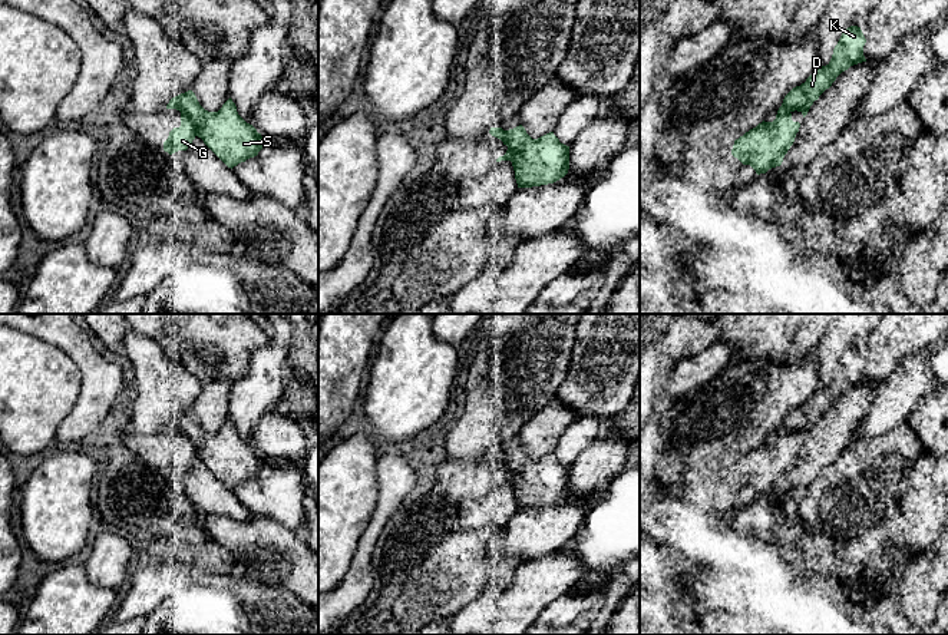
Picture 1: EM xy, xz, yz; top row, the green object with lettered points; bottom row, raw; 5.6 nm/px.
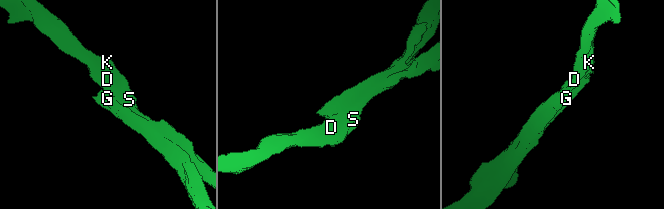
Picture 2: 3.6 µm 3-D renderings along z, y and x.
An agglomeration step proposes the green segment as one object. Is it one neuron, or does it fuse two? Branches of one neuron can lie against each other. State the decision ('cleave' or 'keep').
cleave

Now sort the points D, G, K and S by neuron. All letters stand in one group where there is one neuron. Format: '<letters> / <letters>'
D K S / G

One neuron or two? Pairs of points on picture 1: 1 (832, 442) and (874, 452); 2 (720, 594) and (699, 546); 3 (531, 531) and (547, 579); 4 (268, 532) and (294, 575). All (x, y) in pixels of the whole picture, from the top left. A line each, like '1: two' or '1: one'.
1: two
2: two
3: two
4: one

